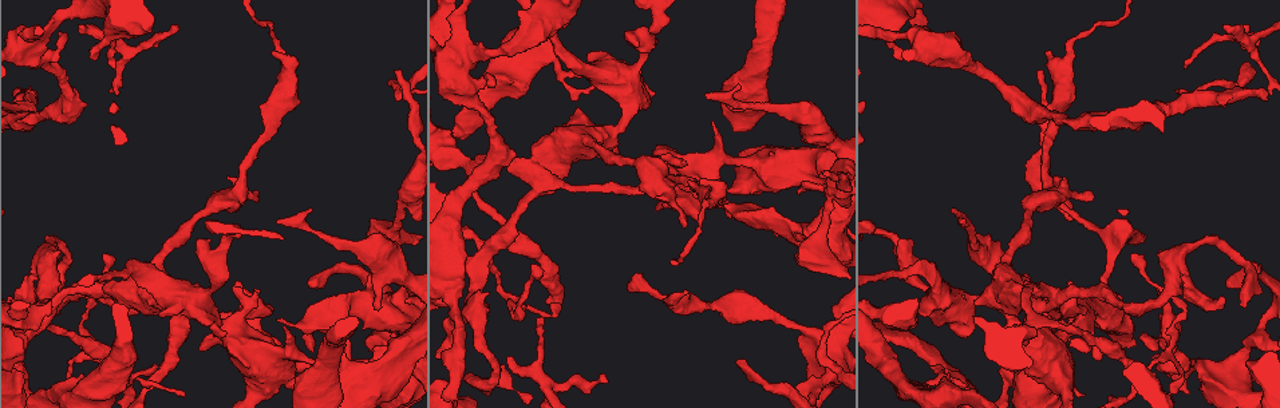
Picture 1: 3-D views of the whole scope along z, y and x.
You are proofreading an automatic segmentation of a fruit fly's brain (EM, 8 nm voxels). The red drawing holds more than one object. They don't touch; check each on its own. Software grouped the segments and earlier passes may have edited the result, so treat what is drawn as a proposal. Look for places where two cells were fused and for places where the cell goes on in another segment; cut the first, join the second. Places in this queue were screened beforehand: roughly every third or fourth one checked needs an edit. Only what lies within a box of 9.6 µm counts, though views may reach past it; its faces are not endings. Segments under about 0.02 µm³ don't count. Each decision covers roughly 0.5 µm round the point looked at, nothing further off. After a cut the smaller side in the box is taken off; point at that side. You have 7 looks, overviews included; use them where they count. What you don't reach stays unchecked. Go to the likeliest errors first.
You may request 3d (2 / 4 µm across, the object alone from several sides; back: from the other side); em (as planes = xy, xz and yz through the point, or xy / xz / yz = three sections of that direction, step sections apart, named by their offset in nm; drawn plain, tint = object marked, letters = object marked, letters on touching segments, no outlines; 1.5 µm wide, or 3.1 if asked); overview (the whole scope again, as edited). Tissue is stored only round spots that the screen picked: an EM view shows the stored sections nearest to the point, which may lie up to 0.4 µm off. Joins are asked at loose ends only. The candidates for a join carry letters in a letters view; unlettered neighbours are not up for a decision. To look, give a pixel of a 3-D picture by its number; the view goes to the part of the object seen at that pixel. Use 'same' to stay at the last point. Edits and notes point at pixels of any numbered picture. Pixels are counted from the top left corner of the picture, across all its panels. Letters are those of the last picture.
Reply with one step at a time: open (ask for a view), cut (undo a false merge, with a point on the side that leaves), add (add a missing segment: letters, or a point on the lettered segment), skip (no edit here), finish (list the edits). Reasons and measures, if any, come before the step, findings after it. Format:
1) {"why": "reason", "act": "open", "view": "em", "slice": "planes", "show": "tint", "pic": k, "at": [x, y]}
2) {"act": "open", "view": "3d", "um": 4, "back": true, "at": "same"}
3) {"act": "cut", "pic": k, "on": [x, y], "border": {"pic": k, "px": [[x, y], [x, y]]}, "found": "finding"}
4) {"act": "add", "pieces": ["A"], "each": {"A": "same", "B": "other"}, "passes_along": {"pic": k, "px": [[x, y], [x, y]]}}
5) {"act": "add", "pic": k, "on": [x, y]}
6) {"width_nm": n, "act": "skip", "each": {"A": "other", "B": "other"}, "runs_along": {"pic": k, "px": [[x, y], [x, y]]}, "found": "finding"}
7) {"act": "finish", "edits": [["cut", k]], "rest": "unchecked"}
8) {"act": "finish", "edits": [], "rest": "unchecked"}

{"why": "long arm stops here", "act": "open", "view": "3d", "um": 2, "back": true, "pic": 1, "at": [823, 173]}

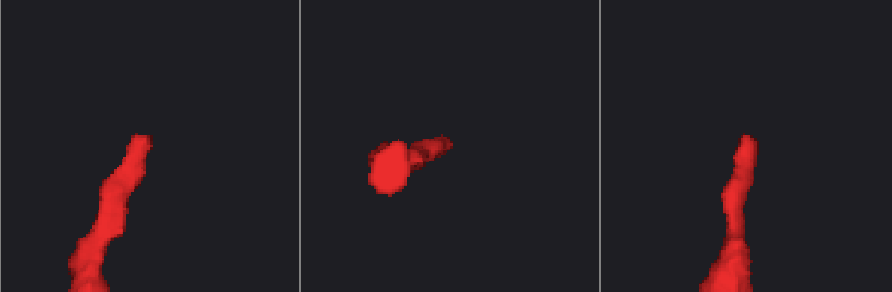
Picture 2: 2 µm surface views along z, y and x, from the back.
{"act": "open", "view": "em", "slice": "planes", "show": "letters", "pic": 2, "at": [756, 138]}

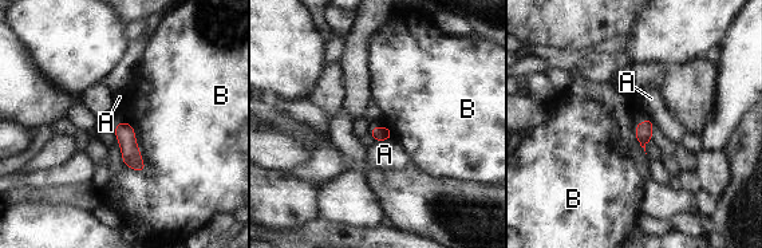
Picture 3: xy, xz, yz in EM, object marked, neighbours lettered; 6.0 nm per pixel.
{"act": "skip", "each": {"A": "other", "B": "other"}, "border": {"pic": 3, "px": [[130, 122], [146, 168], [142, 173]]}, "found": "none of them fits"}

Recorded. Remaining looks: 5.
{"why": "branch stops here", "act": "open", "view": "em", "slice": "planes", "show": "plain", "pic": 1, "at": [253, 198]}

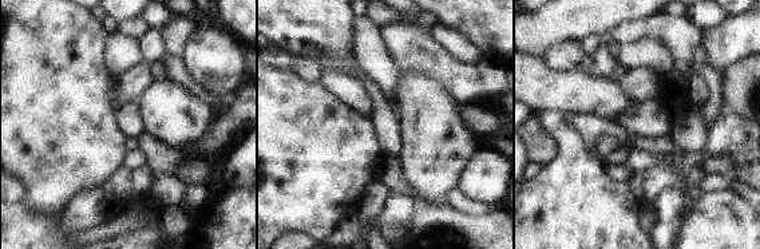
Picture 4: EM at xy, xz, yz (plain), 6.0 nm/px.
{"why": "with the object marked", "act": "open", "view": "em", "slice": "planes", "show": "tint", "at": "same"}

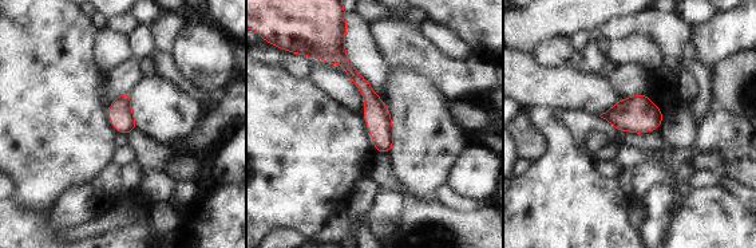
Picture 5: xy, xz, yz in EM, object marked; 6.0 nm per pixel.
{"act": "open", "view": "em", "slice": "planes", "show": "letters", "at": "same"}

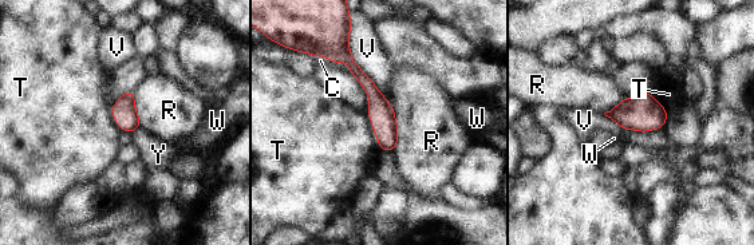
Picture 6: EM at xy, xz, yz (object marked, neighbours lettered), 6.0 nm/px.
{"width_nm": 150, "act": "skip", "each": {"C": "other", "R": "other", "T": "other", "V": "other", "W": "other", "Y": "other"}, "border": {"pic": 6, "px": [[364, 111], [381, 150]]}, "found": "none of them fits"}

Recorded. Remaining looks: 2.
{"act": "open", "view": "em", "slice": "xy", "step": 4, "show": "letters", "pic": 1, "at": [227, 333]}

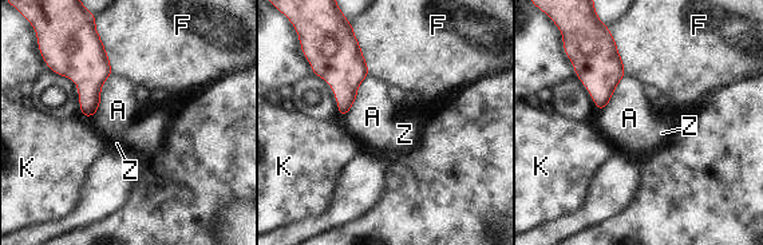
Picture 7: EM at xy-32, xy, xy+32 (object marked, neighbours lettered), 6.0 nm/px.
{"act": "skip", "each": {"A": "other", "F": "other", "K": "other", "Z": "other"}, "found": "none of them fits"}

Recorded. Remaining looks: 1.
{"act": "finish", "edits": [], "rest": "unchecked"}

